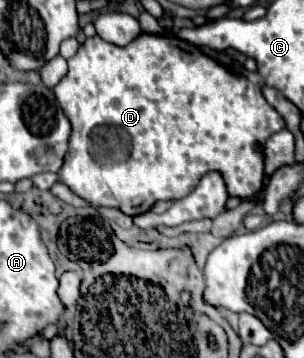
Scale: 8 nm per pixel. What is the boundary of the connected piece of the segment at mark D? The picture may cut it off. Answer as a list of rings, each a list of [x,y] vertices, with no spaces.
[[[141,33],[133,43],[129,43],[127,47],[117,47],[111,45],[107,41],[103,41],[99,35],[89,37],[79,51],[75,53],[75,57],[69,59],[69,71],[67,75],[55,85],[55,95],[59,105],[63,107],[65,115],[69,117],[71,125],[73,125],[73,133],[69,137],[69,151],[65,157],[63,167],[59,169],[59,183],[67,185],[75,195],[83,197],[91,207],[115,207],[121,209],[125,215],[141,215],[145,211],[149,211],[157,201],[167,201],[167,199],[181,199],[185,195],[189,195],[199,179],[209,173],[209,171],[221,171],[225,185],[229,189],[231,197],[241,197],[247,199],[251,195],[255,195],[261,187],[263,187],[263,151],[257,145],[259,141],[269,139],[273,133],[281,131],[285,127],[285,119],[263,99],[261,95],[261,87],[255,81],[249,81],[241,75],[235,75],[231,69],[227,69],[225,65],[221,65],[219,61],[211,59],[209,55],[205,55],[197,45],[191,45],[179,37],[165,37],[165,35],[149,35],[149,33]]]

